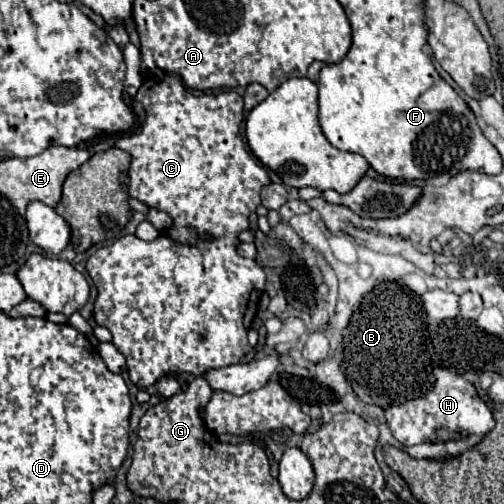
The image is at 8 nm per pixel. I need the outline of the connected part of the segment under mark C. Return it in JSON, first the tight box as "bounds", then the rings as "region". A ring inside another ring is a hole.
{"bounds":[86,76,270,388],"region":[[[162,76],[162,78],[146,78],[138,90],[138,94],[134,96],[146,110],[146,122],[142,124],[140,132],[132,132],[132,134],[124,134],[122,138],[118,138],[116,146],[130,152],[132,156],[132,164],[128,170],[128,178],[130,178],[130,196],[148,204],[150,208],[156,210],[166,210],[172,218],[174,218],[174,226],[166,232],[162,232],[160,238],[156,238],[154,242],[142,242],[140,238],[134,238],[134,234],[124,236],[120,240],[116,240],[112,246],[104,246],[100,250],[96,250],[96,254],[92,254],[88,258],[86,270],[94,280],[94,286],[98,288],[98,298],[94,304],[94,318],[98,326],[104,326],[110,330],[112,334],[112,344],[124,354],[126,364],[128,364],[128,374],[130,380],[138,386],[138,388],[146,388],[150,384],[154,384],[158,378],[162,378],[164,374],[176,374],[176,372],[190,372],[196,376],[202,376],[204,372],[212,370],[212,368],[224,368],[224,366],[232,366],[238,364],[242,360],[242,356],[250,350],[248,340],[246,340],[246,332],[248,326],[252,324],[254,316],[256,316],[256,308],[258,308],[258,300],[260,294],[264,292],[264,270],[254,262],[254,260],[246,260],[236,252],[236,244],[238,244],[238,232],[248,228],[248,216],[252,210],[256,210],[256,206],[260,204],[260,188],[270,184],[268,172],[266,168],[260,164],[260,160],[250,154],[240,138],[240,124],[244,120],[242,114],[242,96],[236,92],[220,92],[220,94],[202,94],[202,96],[194,96],[192,92],[186,90],[186,86],[176,78],[176,76]],[[200,230],[216,236],[216,240],[202,240],[198,238]]]}

